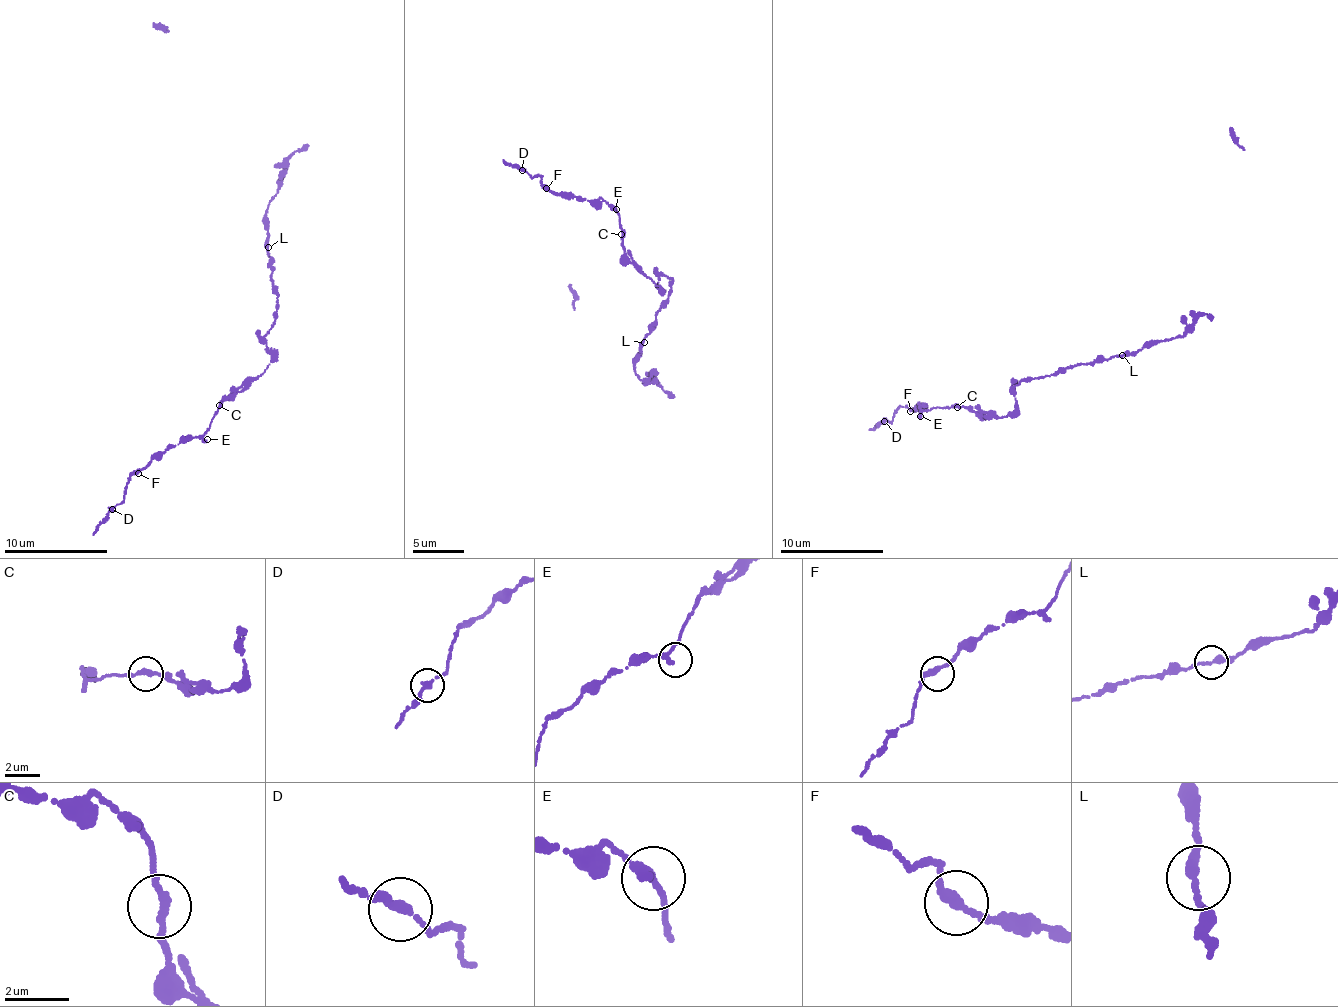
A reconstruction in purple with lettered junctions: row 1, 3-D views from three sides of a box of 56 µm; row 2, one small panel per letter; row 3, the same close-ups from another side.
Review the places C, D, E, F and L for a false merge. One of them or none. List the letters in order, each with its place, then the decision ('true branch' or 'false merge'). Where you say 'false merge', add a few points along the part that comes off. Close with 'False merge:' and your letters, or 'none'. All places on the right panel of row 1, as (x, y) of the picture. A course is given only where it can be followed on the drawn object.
C: (957, 407) | true branch
D: (884, 421) | true branch
E: (920, 416) | true branch
F: (910, 411) | true branch
L: (1122, 355) | true branch
False merge: none

